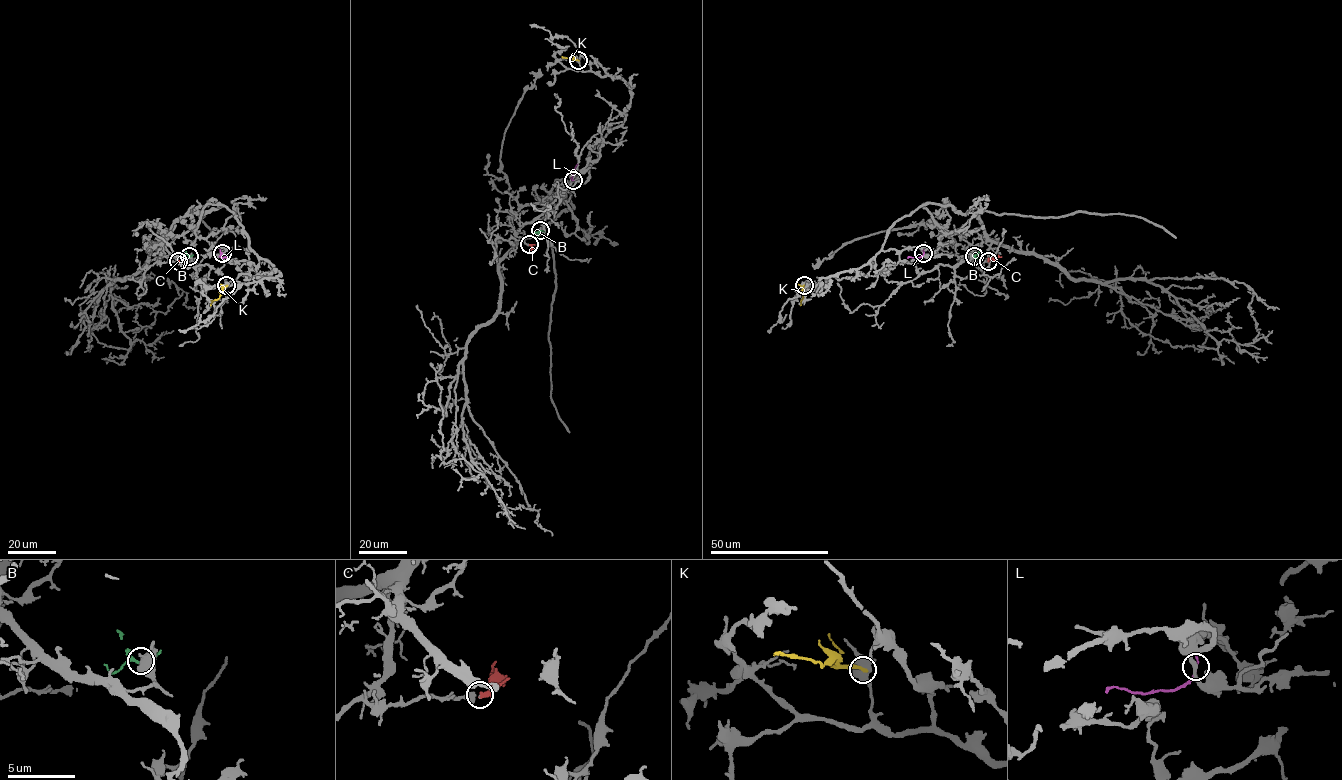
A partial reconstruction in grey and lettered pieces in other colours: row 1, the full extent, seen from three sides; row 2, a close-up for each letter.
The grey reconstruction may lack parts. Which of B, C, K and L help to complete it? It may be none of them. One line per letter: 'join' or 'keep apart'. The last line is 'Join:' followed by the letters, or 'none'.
B: keep apart
C: join
K: keep apart
L: keep apart
Join: C

